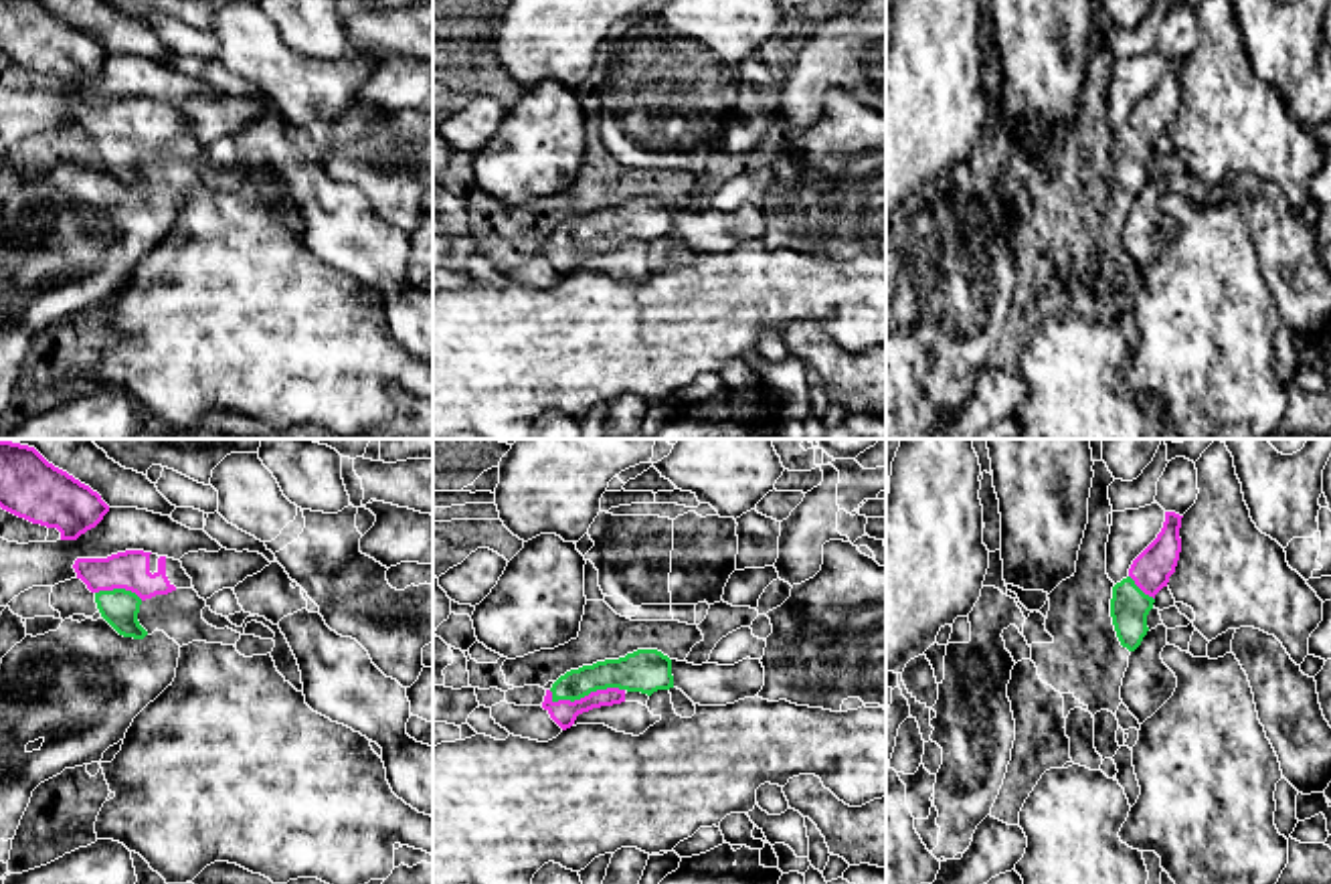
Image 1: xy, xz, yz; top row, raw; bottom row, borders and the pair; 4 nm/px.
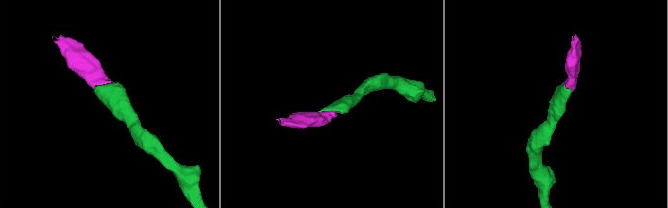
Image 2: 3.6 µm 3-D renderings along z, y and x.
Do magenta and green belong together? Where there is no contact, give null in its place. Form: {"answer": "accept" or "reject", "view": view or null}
{"answer": "accept", "view": "xz"}

